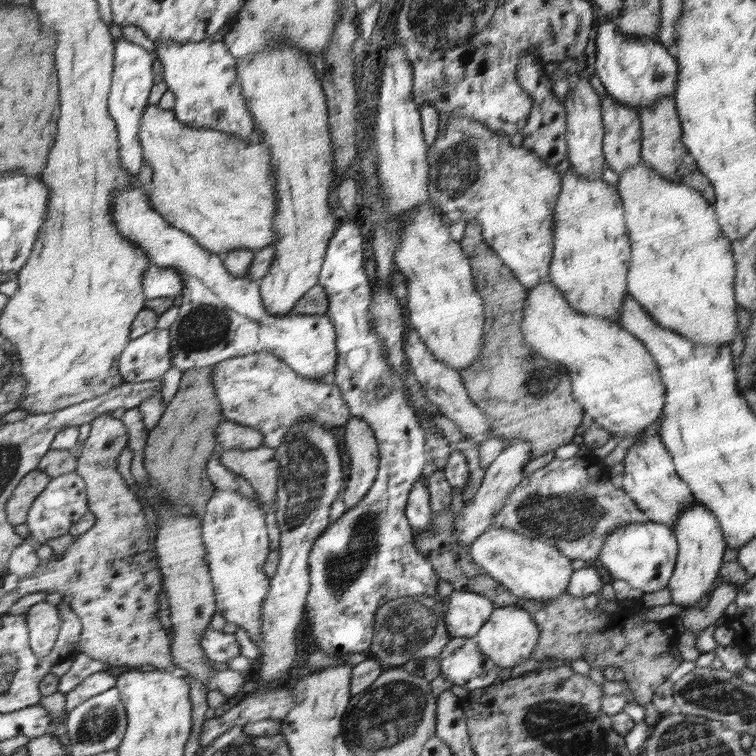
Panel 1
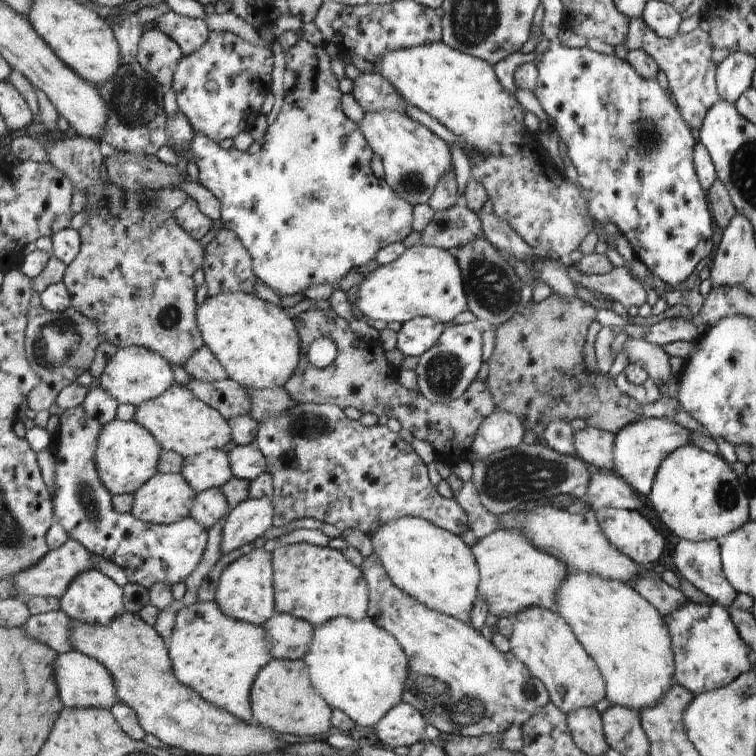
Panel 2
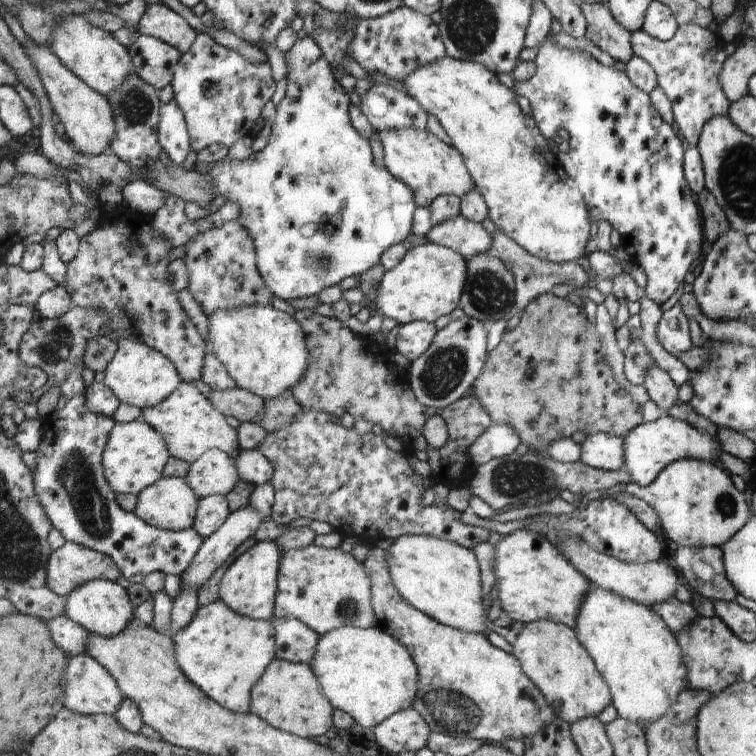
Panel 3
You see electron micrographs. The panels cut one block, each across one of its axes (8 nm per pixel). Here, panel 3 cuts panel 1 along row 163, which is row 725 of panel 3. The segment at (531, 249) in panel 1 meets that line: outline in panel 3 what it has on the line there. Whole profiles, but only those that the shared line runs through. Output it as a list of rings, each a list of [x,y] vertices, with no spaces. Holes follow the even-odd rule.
[[[375,545],[369,546],[366,560],[364,560],[364,568],[366,568],[368,578],[370,578],[371,582],[371,605],[374,610],[374,616],[376,616],[376,627],[384,626],[384,630],[392,630],[392,634],[396,634],[395,639],[398,640],[398,642],[400,642],[400,644],[402,644],[402,646],[404,646],[404,648],[406,648],[410,653],[410,656],[412,656],[412,660],[418,668],[418,690],[416,690],[416,696],[412,708],[423,715],[428,726],[431,727],[431,732],[448,734],[448,736],[453,736],[454,738],[473,738],[476,740],[483,740],[487,743],[495,741],[500,745],[504,740],[512,740],[512,738],[521,741],[523,741],[524,738],[532,738],[532,736],[538,734],[544,726],[548,726],[550,722],[556,720],[557,715],[555,710],[552,708],[551,704],[547,702],[543,691],[532,682],[531,678],[528,678],[527,673],[523,670],[522,663],[515,657],[515,655],[512,653],[508,654],[503,650],[498,650],[498,648],[490,644],[490,641],[486,636],[456,630],[451,626],[446,626],[444,623],[436,622],[435,618],[430,618],[430,616],[424,614],[423,611],[419,611],[416,607],[412,607],[411,603],[408,603],[407,599],[404,599],[399,591],[396,590],[395,584],[392,582],[391,570],[388,566],[387,560],[387,550]]]

